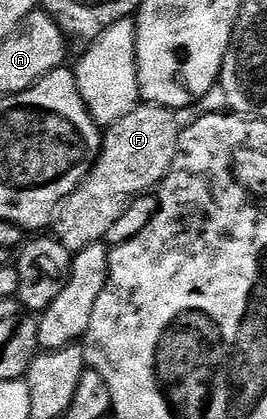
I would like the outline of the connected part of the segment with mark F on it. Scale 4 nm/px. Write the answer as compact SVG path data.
M136 106L125 118L110 125L103 137L103 148L99 151L97 162L91 168L91 173L84 178L81 186L73 190L61 201L55 212L53 221L54 239L61 246L65 246L72 254L85 250L85 246L93 246L106 241L109 230L113 230L113 222L129 210L131 203L139 196L146 196L162 184L167 171L173 166L177 154L177 142L181 131L181 124L175 121L176 113L170 108L158 106Z

